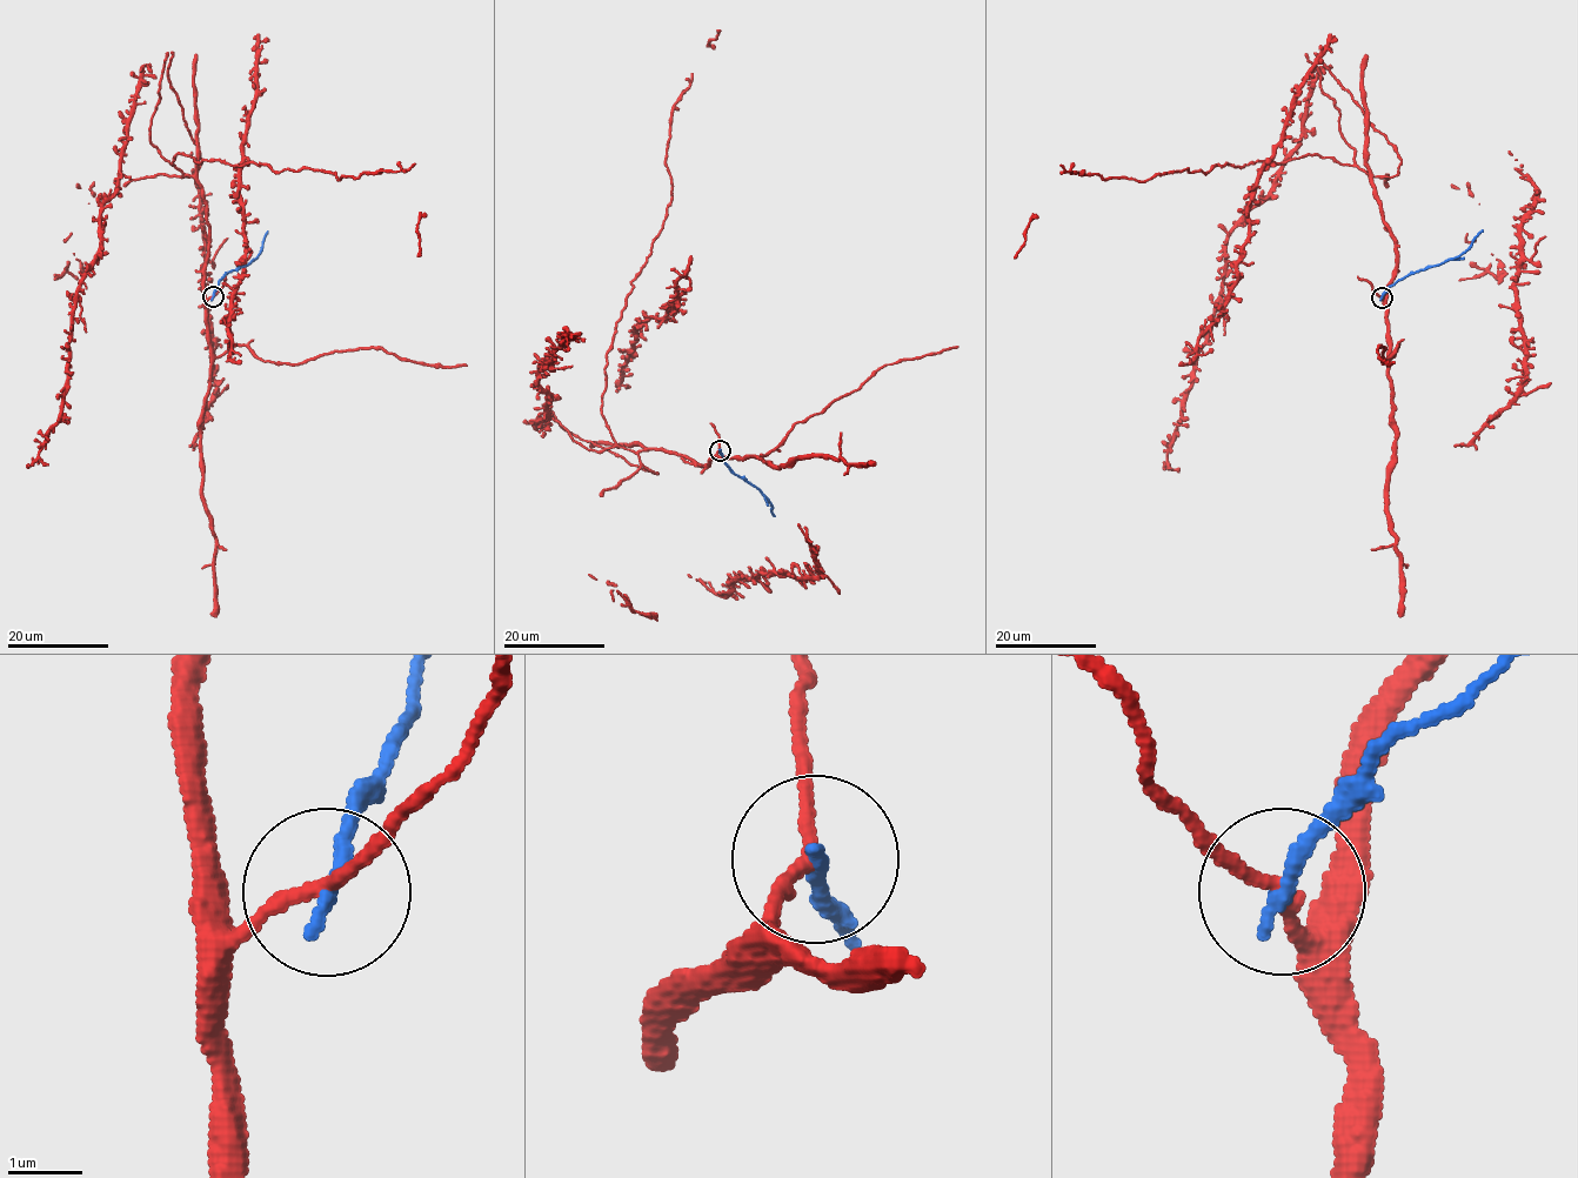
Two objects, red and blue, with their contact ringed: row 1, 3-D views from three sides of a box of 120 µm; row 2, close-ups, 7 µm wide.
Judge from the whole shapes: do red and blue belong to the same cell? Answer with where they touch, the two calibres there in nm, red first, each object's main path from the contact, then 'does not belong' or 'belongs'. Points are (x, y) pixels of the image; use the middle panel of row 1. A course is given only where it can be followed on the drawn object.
(720, 450) | 170/240 nm | red via (720, 449), (707, 466), (599, 452), (560, 422), (539, 426), (552, 400), (540, 365), (567, 335), (567, 350) | blue via (720, 449), (736, 475), (743, 476), (768, 499), (774, 516) | does not belong

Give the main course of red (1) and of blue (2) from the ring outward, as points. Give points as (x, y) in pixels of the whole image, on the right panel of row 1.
1: (1382, 298), (1396, 268), (1395, 236), (1317, 78), (1299, 146), (1225, 246), (1214, 321), (1165, 464), (1179, 468)
2: (1382, 298), (1385, 289), (1409, 274), (1458, 256), (1483, 229)

